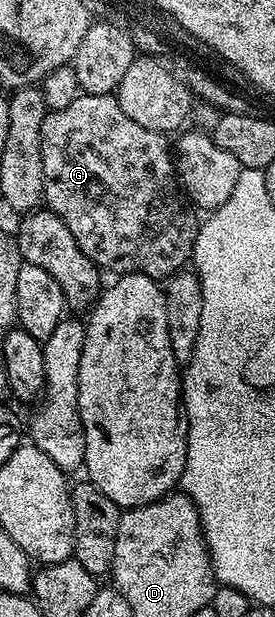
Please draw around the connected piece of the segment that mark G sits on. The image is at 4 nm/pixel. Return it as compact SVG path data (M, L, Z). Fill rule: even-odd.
M83 92L72 104L67 104L67 108L49 110L46 113L41 129L44 205L61 217L63 224L67 224L71 236L75 236L75 244L79 244L81 251L102 271L114 270L114 275L117 276L142 274L148 278L168 280L186 265L184 262L188 263L193 257L199 218L196 218L198 215L195 213L194 207L187 201L179 185L175 169L175 154L171 149L171 142L165 138L168 137L160 130L148 130L143 128L143 124L135 124L135 120L131 120L131 116L127 116L127 112L123 112L123 108L119 108L113 94L86 94Z

